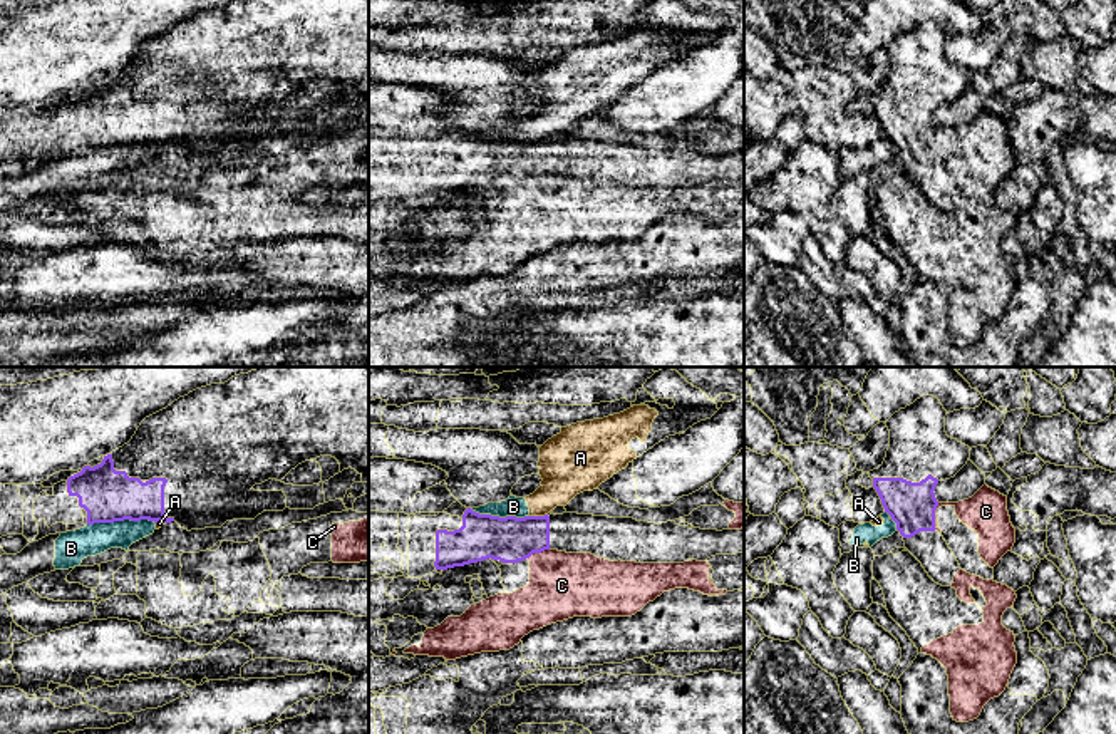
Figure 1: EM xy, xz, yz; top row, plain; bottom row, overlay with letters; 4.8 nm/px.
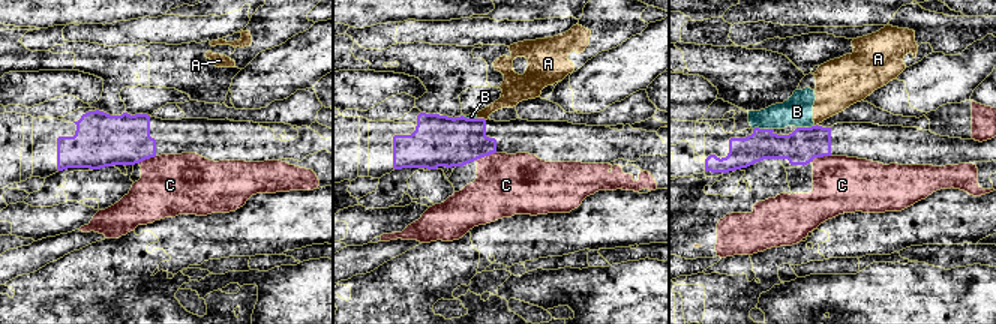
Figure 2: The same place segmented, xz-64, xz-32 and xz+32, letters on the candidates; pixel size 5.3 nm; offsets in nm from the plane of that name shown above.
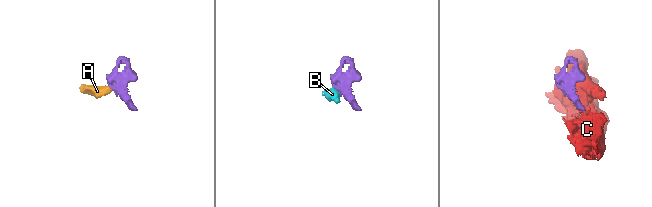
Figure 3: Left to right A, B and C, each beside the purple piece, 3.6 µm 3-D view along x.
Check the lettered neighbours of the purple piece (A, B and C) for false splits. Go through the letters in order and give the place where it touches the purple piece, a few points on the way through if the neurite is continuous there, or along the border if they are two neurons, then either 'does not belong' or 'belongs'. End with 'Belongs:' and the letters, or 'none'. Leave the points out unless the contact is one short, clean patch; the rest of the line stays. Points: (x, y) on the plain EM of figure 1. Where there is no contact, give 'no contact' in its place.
A: meets purple in xz at (538, 141); border along xz (547, 138), (530, 141); does not belong
B: meets purple in xy at (121, 144); border along xy (154, 146), (114, 144), (87, 149); does not belong
C: meets purple in yz at (934, 141); does not belong
Belongs: none

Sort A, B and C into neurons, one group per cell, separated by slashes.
A B / C

